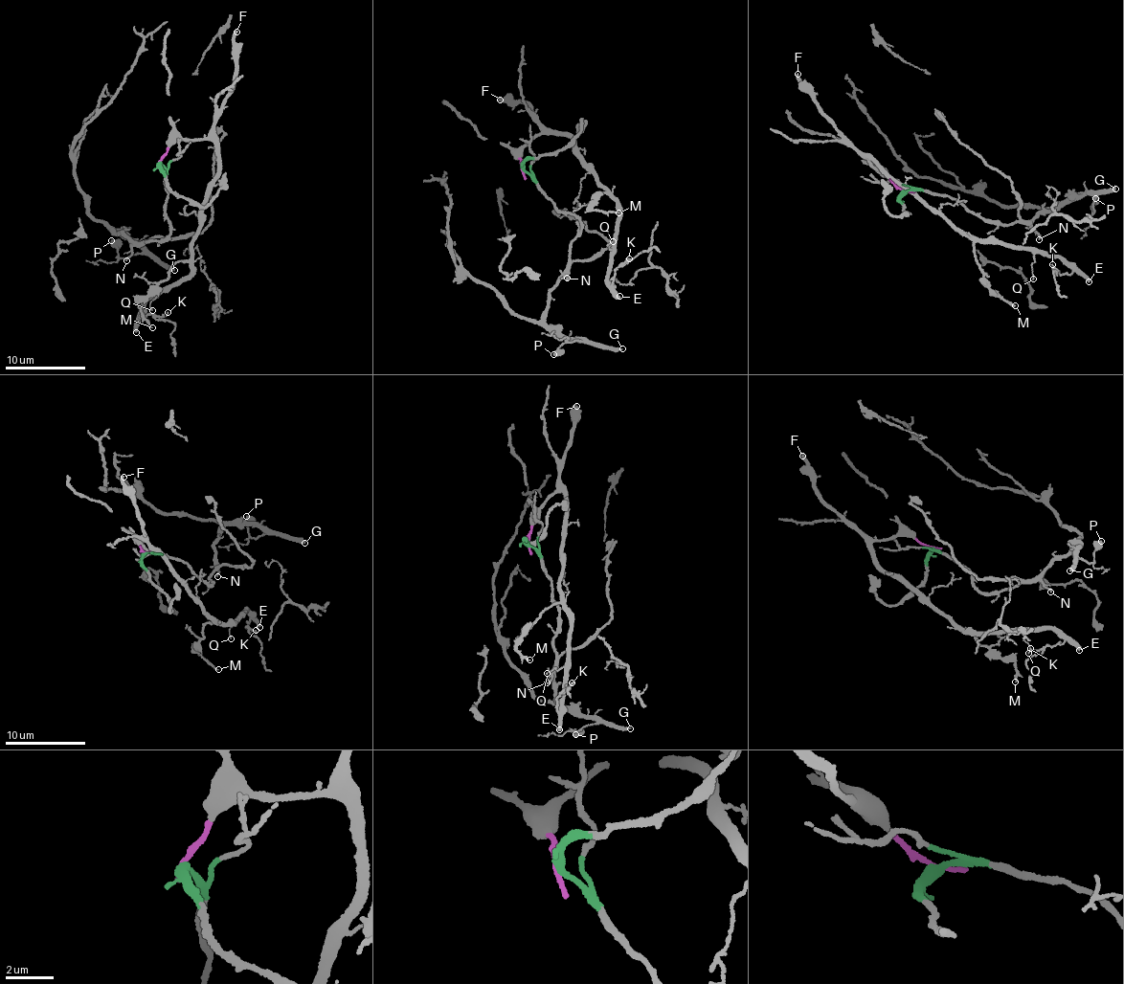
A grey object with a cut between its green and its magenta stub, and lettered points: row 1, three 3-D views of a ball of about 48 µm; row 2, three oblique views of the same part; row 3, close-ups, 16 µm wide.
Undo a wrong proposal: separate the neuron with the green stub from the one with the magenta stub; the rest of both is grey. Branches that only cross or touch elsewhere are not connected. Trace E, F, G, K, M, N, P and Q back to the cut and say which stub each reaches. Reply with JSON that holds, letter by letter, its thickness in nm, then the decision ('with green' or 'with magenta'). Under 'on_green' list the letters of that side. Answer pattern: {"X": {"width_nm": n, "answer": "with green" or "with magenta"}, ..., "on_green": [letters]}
{"E": {"width_nm": 380, "answer": "with magenta"}, "F": {"width_nm": 320, "answer": "with magenta"}, "G": {"width_nm": 320, "answer": "with green"}, "K": {"width_nm": 80, "answer": "with magenta"}, "M": {"width_nm": 160, "answer": "with magenta"}, "N": {"width_nm": 180, "answer": "with green"}, "P": {"width_nm": 360, "answer": "with green"}, "Q": {"width_nm": 100, "answer": "with magenta"}, "on_green": ["G", "N", "P"]}

